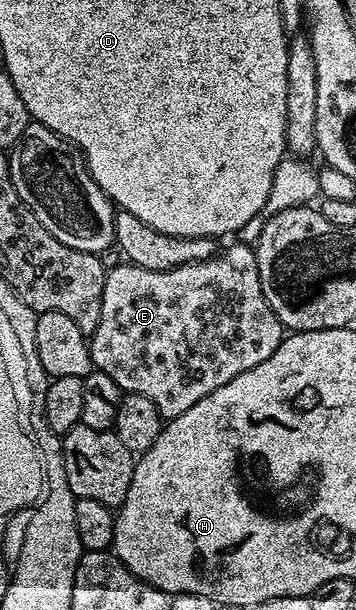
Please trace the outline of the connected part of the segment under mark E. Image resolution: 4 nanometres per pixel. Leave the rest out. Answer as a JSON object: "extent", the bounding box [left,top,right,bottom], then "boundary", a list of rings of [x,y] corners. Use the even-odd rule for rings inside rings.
{"extent":[89,244,283,419],"boundary":[[[249,244],[236,245],[229,246],[226,250],[224,247],[212,258],[202,262],[183,264],[170,270],[148,270],[132,264],[120,264],[121,266],[115,267],[114,270],[112,267],[105,275],[103,308],[99,312],[99,328],[95,328],[95,332],[89,338],[91,360],[94,367],[103,371],[107,376],[111,376],[111,380],[115,380],[115,384],[119,384],[119,388],[125,394],[147,396],[147,400],[151,400],[151,404],[155,404],[155,408],[159,408],[162,419],[179,417],[183,412],[187,412],[187,408],[191,408],[191,404],[199,404],[199,400],[203,400],[203,396],[215,392],[215,388],[223,388],[223,384],[235,380],[235,376],[239,376],[239,372],[247,372],[247,368],[255,368],[255,364],[263,364],[263,360],[267,360],[267,356],[271,356],[271,352],[275,352],[275,348],[279,348],[283,337],[283,327],[275,316],[275,312],[271,312],[271,304],[267,304],[267,300],[263,296],[263,284],[259,280],[259,268],[257,267],[257,251]]]}

